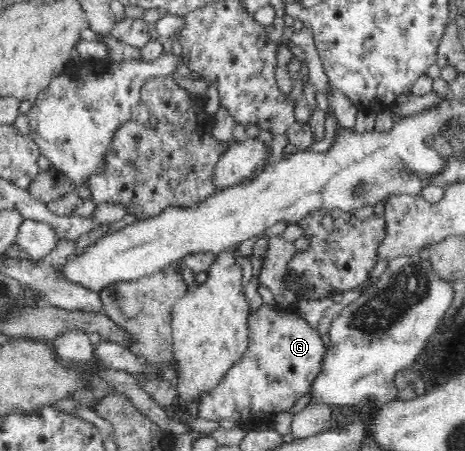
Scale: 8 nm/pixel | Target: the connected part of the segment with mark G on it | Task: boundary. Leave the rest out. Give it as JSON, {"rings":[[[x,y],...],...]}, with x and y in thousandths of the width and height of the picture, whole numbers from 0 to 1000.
{"rings":[[[594,672],[581,676],[563,676],[551,694],[538,694],[538,703],[533,703],[533,725],[535,725],[535,763],[531,776],[520,785],[520,792],[490,818],[486,831],[467,849],[467,856],[456,863],[456,871],[447,871],[447,876],[439,876],[434,885],[424,894],[426,896],[426,925],[430,929],[439,929],[439,933],[469,933],[475,929],[501,929],[508,933],[520,933],[520,929],[538,929],[538,925],[546,925],[546,920],[589,920],[589,916],[602,916],[602,911],[619,911],[628,900],[632,900],[634,891],[647,880],[656,878],[671,865],[671,849],[684,831],[688,831],[688,823],[692,823],[697,796],[701,792],[703,772],[697,767],[690,749],[690,741],[684,727],[671,725],[656,707],[641,701],[639,692],[632,683],[604,683]]]}

